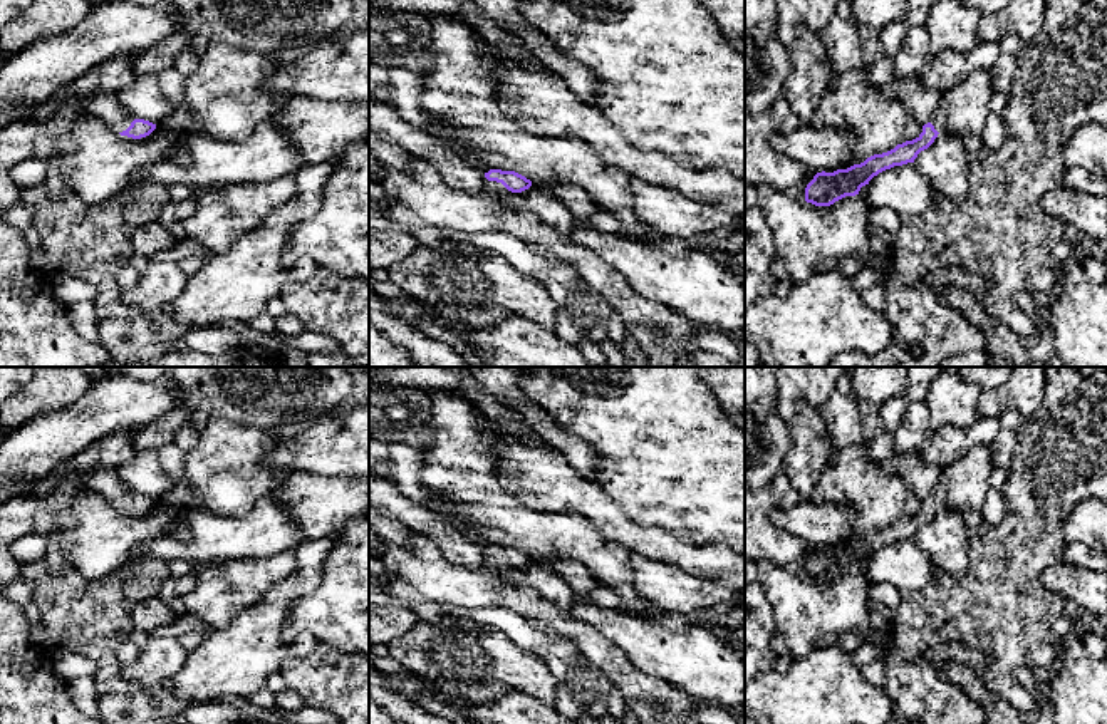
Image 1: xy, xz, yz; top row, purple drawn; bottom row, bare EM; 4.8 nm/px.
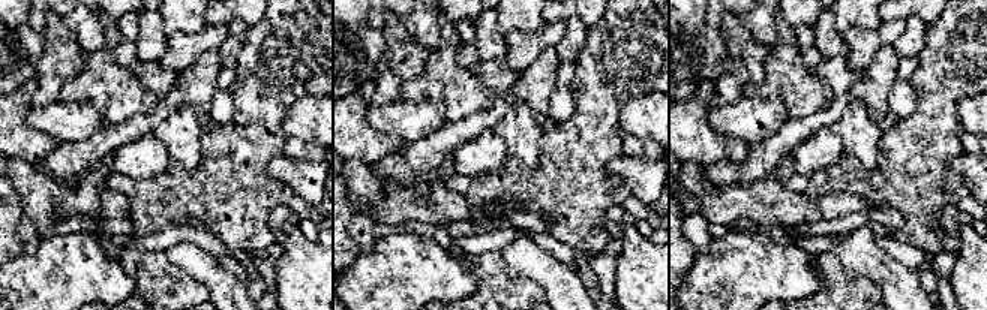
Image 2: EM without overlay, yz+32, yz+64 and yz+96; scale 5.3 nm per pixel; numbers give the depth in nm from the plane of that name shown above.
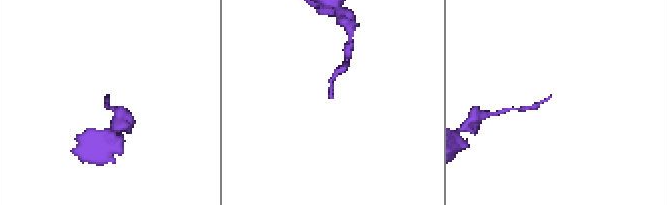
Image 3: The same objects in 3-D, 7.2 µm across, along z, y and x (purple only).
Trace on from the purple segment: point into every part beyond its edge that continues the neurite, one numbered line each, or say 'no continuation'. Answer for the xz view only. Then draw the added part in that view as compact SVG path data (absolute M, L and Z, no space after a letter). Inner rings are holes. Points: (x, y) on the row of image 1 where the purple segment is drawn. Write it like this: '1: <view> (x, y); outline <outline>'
1: xz (418, 196); outline M409 154L406 166L386 166L374 184L389 199L387 218L409 231L433 226L460 231L466 238L500 231L545 246L607 300L626 334L641 347L647 367L676 367L683 355L699 350L699 327L694 322L637 295L600 256L565 238L537 213L507 208L503 201L510 191L502 183L486 179L478 193L460 191L450 188L426 161Z

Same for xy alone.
1: xy (46, 139); outline M116 94L74 97L45 121L17 121L0 129L0 174L25 159L54 161L72 147L72 124L81 116L101 119L111 131L122 132L136 119L117 102Z

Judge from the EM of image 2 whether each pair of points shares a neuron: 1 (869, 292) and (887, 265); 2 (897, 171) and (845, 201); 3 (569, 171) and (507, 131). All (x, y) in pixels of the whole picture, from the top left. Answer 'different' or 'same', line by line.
1: different
2: different
3: different

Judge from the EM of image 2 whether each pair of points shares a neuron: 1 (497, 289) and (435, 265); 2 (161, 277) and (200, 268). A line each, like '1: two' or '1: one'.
1: two
2: two

